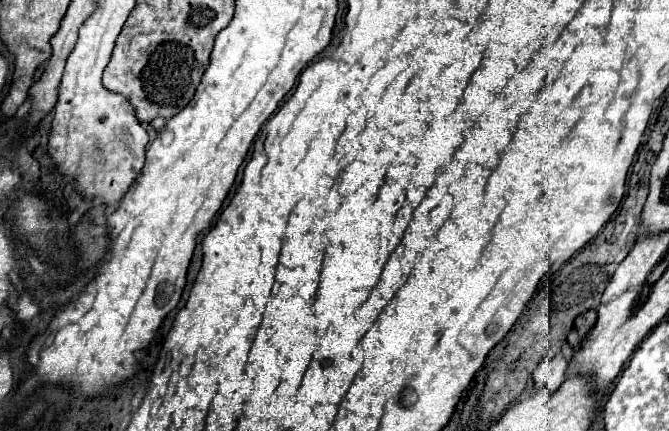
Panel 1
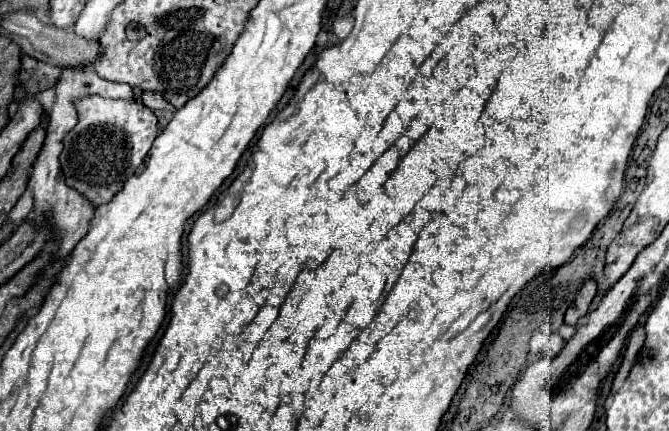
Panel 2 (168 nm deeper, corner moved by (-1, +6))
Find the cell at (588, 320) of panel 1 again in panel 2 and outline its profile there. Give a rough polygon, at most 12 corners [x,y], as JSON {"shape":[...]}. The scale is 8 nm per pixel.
{"shape":[[587,280],[565,312],[565,324],[575,326],[589,312],[595,280]]}

